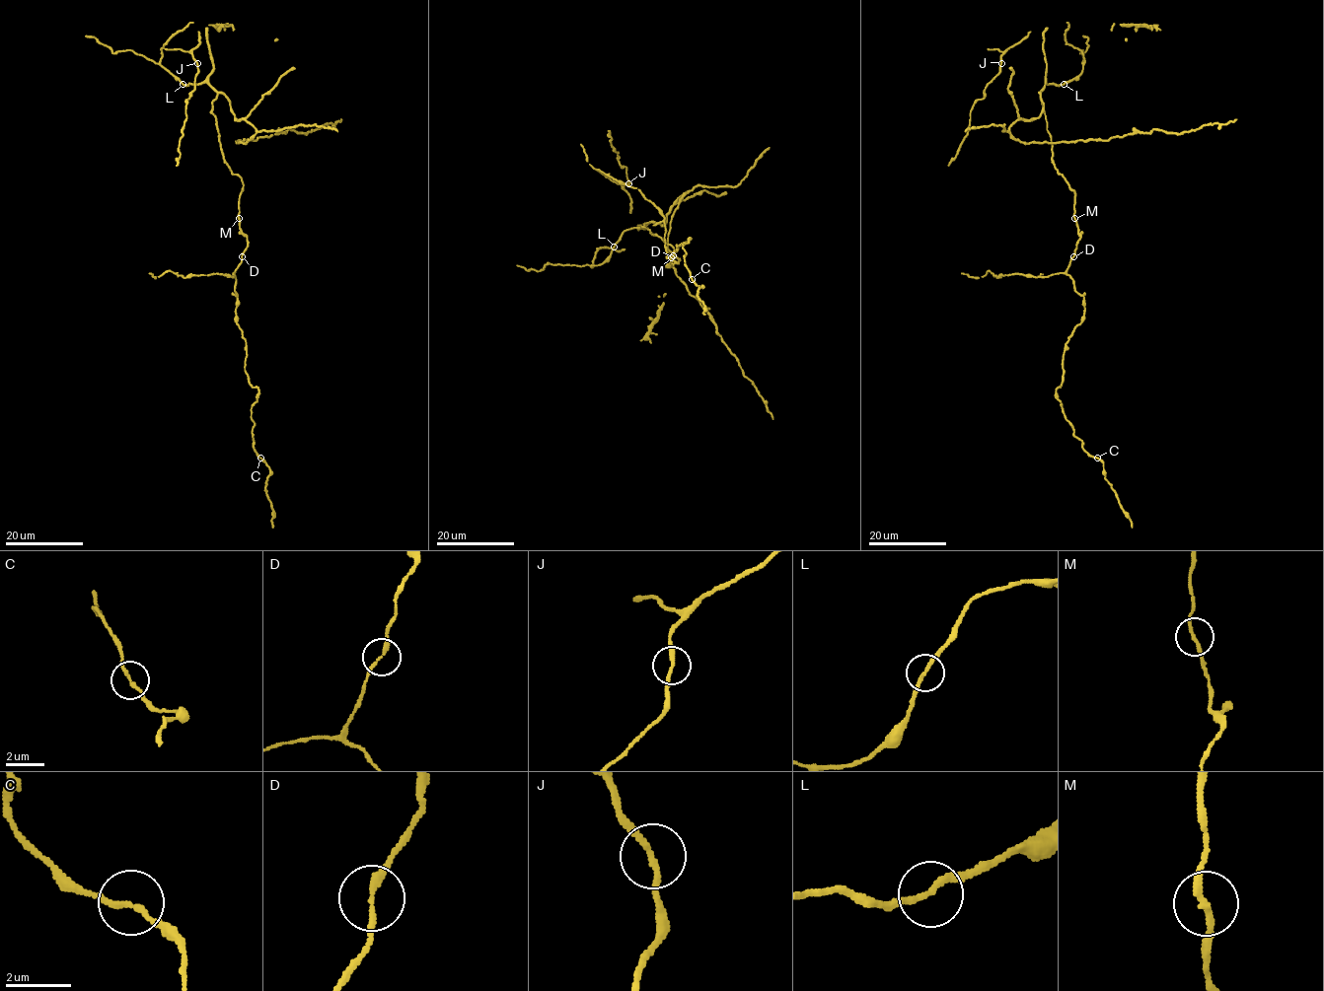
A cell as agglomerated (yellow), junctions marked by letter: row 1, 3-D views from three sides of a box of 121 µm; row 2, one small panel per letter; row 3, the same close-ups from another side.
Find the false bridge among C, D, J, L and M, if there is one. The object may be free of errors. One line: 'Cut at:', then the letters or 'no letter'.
Cut at: no letter

